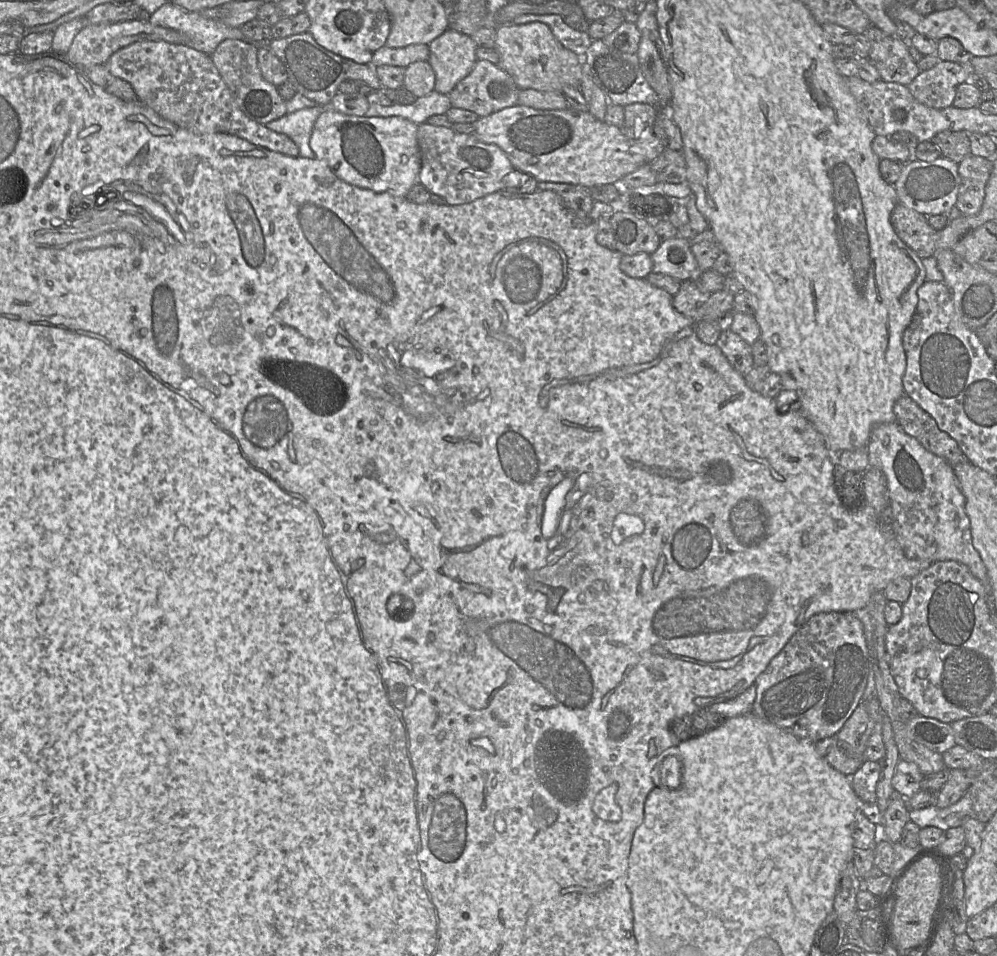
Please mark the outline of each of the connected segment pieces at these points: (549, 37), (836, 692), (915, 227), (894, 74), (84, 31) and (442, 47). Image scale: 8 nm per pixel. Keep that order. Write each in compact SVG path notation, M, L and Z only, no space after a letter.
M531 22L522 25L499 25L494 49L500 57L498 65L513 78L520 90L561 92L567 85L580 88L583 58L566 49L546 24Z
M853 612L812 616L757 677L751 713L797 737L816 743L835 736L867 686L871 662L862 622Z
M898 202L890 222L897 236L921 259L933 256L937 231L930 226L927 216Z
M870 25L862 33L870 42L867 59L878 70L880 80L909 85L920 73L917 63L911 58L909 47L895 35L888 35Z
M138 19L113 24L85 25L74 37L66 55L72 63L81 68L105 64L116 51L136 41L166 41L171 44L185 45L185 36L176 30L154 26L149 21Z
M448 28L429 43L428 62L434 70L434 91L449 94L477 62L478 46L469 35Z

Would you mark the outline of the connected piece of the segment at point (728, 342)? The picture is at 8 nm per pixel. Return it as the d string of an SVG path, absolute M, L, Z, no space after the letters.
M731 329L722 331L716 342L731 366L743 377L753 368L751 345Z

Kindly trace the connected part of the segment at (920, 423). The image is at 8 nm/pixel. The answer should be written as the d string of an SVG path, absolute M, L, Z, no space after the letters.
M907 394L897 399L893 412L897 424L906 434L914 437L929 452L943 458L952 469L969 461L957 442L940 430L936 421Z

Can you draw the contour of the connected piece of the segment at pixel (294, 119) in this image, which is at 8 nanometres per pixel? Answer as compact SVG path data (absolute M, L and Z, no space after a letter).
M316 105L315 107L303 108L268 122L265 126L290 137L299 147L299 156L315 158L309 141L317 118L327 107L329 106Z

